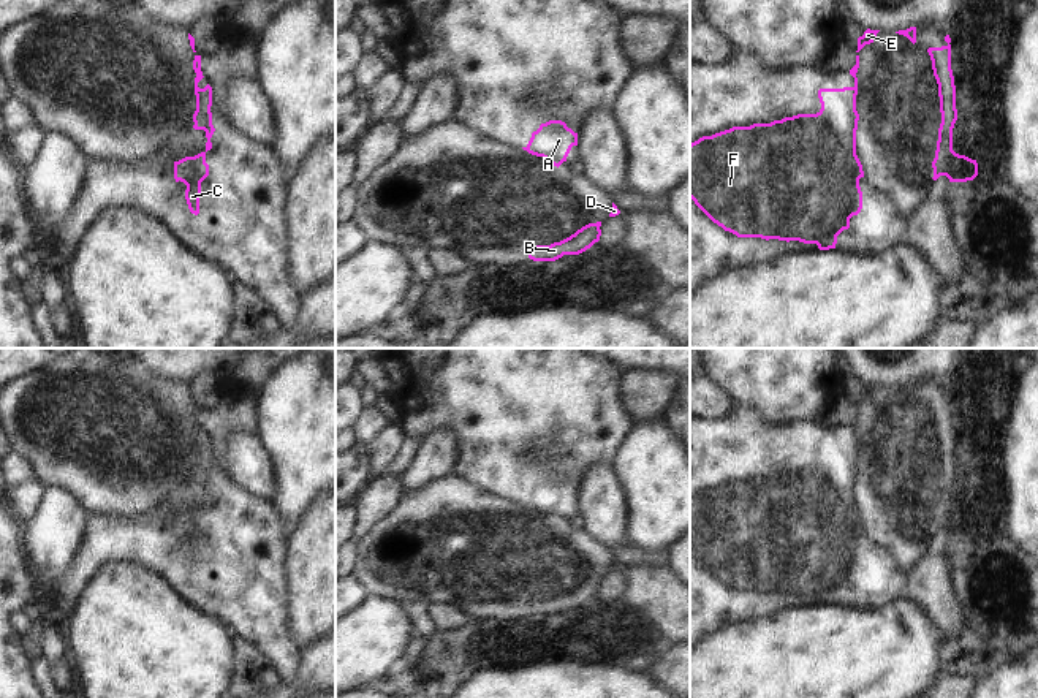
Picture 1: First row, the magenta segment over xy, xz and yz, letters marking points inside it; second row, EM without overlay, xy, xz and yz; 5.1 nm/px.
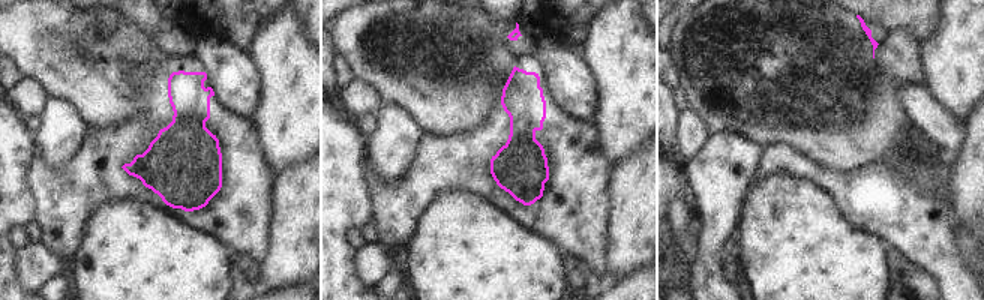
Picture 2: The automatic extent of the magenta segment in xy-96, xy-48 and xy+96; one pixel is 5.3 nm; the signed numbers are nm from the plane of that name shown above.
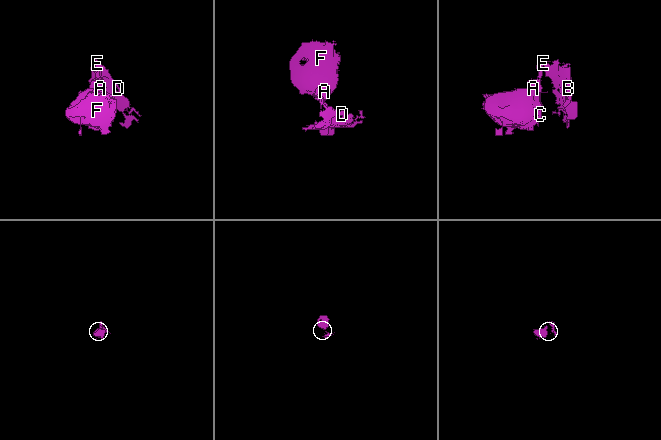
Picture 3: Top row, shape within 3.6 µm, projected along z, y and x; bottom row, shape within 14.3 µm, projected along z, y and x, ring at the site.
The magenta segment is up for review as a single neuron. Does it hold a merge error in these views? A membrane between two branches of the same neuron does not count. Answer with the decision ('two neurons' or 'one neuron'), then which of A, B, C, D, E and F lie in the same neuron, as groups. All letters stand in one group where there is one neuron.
two neurons; A C F / B D E

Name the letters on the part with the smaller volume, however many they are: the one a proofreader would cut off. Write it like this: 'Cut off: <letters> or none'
Cut off: B, D, E

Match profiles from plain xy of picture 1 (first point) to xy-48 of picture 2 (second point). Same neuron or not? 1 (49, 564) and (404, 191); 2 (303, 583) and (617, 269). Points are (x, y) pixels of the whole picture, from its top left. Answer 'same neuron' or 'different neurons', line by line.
1: different neurons
2: same neuron

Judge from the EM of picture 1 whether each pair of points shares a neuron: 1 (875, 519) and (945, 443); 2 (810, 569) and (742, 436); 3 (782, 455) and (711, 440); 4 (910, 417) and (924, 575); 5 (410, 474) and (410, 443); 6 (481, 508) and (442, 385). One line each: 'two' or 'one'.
1: one
2: one
3: one
4: two
5: two
6: two

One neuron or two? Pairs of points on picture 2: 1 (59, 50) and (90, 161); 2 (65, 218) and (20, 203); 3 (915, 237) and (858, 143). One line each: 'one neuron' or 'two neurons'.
1: two neurons
2: two neurons
3: two neurons

